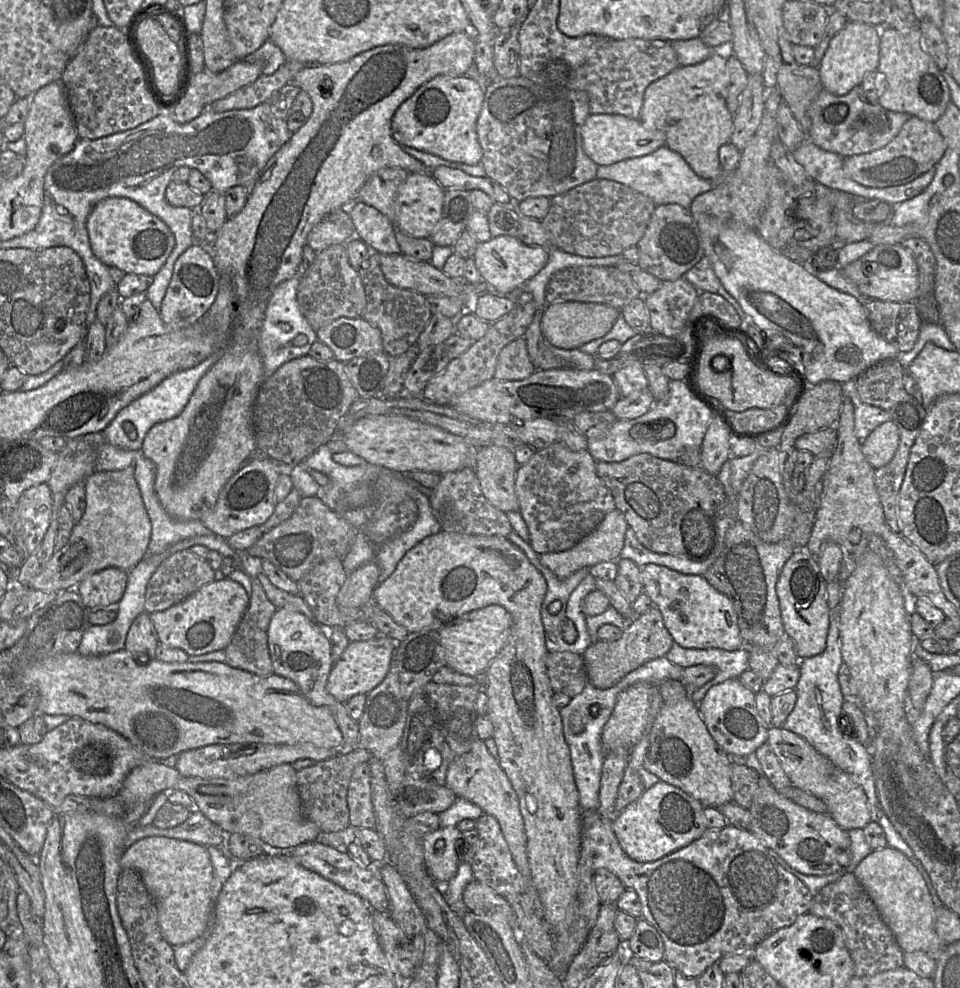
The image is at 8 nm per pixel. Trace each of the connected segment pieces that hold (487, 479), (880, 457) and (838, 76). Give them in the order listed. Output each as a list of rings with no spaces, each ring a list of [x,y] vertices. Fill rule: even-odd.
[[[486,445],[475,449],[475,472],[481,491],[495,508],[504,513],[519,511],[515,493],[517,468],[511,448]]]
[[[889,420],[876,427],[861,442],[861,450],[868,463],[874,469],[879,469],[891,461],[899,442],[899,429],[892,420]]]
[[[847,21],[843,28],[829,42],[819,64],[819,74],[823,89],[845,95],[860,85],[864,76],[876,71],[879,65],[880,28],[861,21]]]

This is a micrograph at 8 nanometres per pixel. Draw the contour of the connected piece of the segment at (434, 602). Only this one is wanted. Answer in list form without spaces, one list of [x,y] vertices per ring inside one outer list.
[[[440,530],[438,533],[424,538],[404,554],[391,575],[375,586],[372,593],[372,600],[385,610],[396,623],[405,627],[409,633],[418,632],[423,629],[439,629],[464,613],[491,604],[501,605],[511,614],[512,626],[508,640],[497,656],[491,661],[482,676],[482,690],[488,696],[486,716],[494,727],[493,739],[499,754],[498,763],[509,778],[519,800],[519,810],[524,821],[527,836],[527,856],[531,870],[531,884],[534,886],[542,905],[544,920],[551,930],[553,937],[557,937],[560,934],[565,934],[569,930],[576,917],[578,904],[578,864],[581,855],[582,809],[574,780],[570,749],[564,738],[559,709],[552,701],[554,690],[551,687],[546,668],[548,650],[545,644],[545,632],[541,620],[541,606],[546,591],[547,583],[542,573],[529,561],[525,553],[508,538],[498,535],[470,535]]]

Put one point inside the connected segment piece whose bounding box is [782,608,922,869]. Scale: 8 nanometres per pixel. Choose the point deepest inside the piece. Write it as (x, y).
(815, 717)

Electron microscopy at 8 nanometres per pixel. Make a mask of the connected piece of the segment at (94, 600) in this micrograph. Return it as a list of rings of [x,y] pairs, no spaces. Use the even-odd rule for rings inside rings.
[[[109,567],[84,578],[76,591],[88,608],[103,609],[117,605],[125,592],[127,579],[128,571]]]

